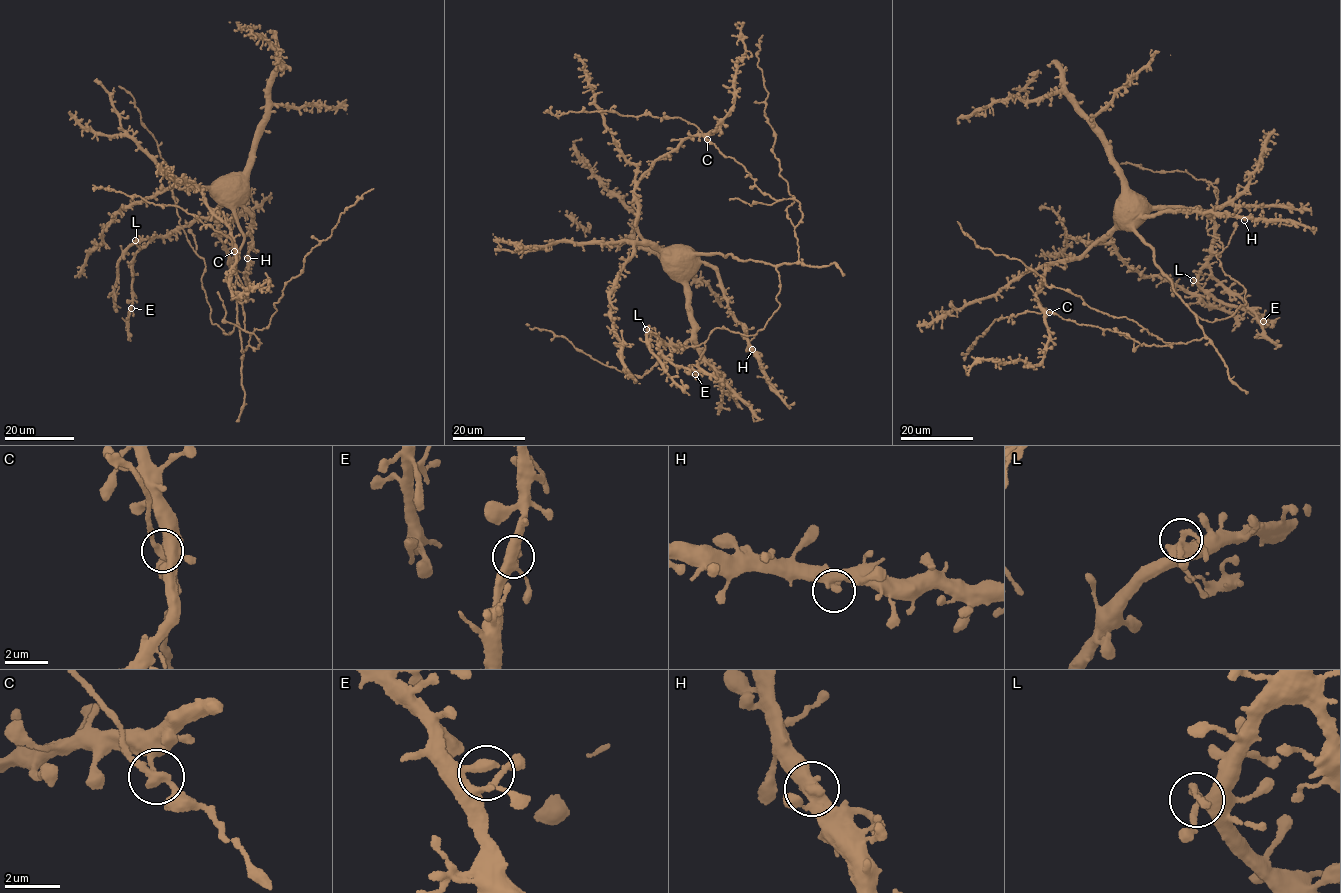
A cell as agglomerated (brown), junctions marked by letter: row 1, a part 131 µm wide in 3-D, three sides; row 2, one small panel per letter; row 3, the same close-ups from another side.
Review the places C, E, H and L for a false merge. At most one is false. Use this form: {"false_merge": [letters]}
{"false_merge": []}

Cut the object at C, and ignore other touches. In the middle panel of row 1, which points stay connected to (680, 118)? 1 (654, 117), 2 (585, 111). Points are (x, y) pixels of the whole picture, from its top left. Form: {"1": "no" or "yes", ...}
{"1": "yes", "2": "yes"}

